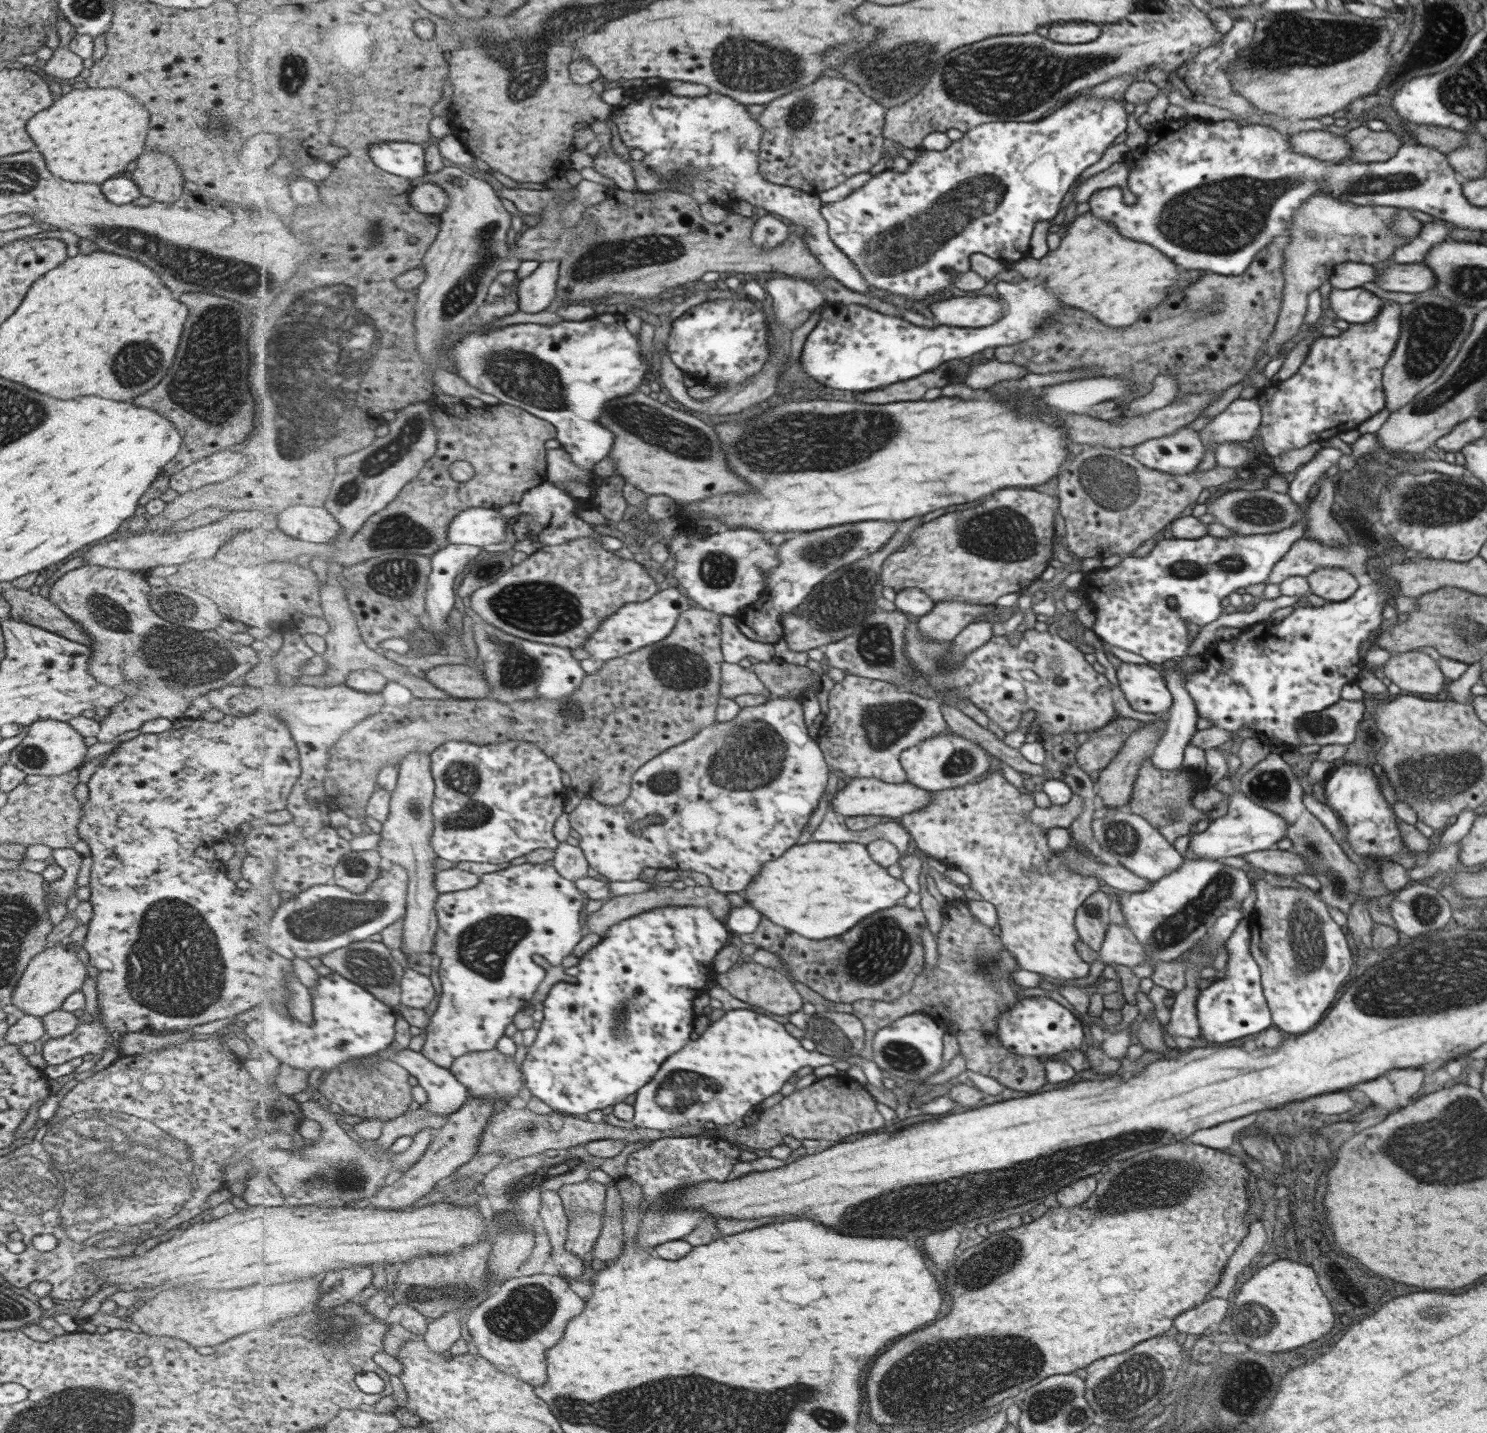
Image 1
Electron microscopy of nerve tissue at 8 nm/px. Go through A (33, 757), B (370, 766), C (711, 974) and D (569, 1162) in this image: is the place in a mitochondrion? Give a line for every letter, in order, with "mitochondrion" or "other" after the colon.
A: mitochondrion
B: other
C: other
D: mitochondrion

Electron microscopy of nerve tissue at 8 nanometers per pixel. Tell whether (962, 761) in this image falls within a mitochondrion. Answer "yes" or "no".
yes

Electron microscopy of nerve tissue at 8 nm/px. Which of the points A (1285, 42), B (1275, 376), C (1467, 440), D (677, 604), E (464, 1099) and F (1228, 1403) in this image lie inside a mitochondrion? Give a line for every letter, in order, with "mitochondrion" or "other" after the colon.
A: mitochondrion
B: other
C: other
D: other
E: other
F: other

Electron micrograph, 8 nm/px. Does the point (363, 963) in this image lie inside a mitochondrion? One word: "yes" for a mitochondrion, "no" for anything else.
yes

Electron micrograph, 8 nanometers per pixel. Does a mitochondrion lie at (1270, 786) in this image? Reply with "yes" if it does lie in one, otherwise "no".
yes

